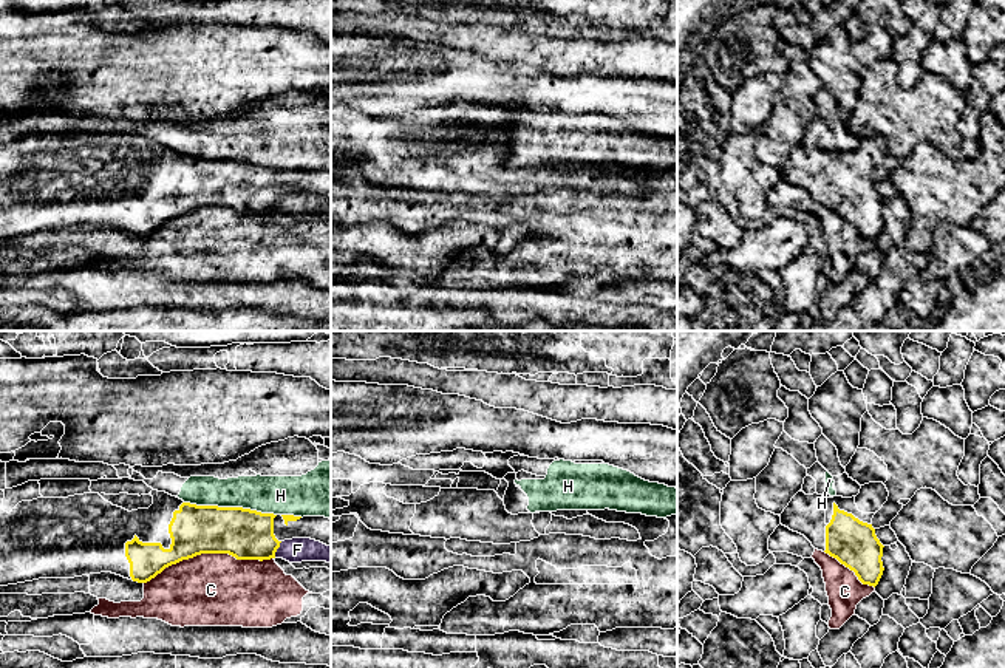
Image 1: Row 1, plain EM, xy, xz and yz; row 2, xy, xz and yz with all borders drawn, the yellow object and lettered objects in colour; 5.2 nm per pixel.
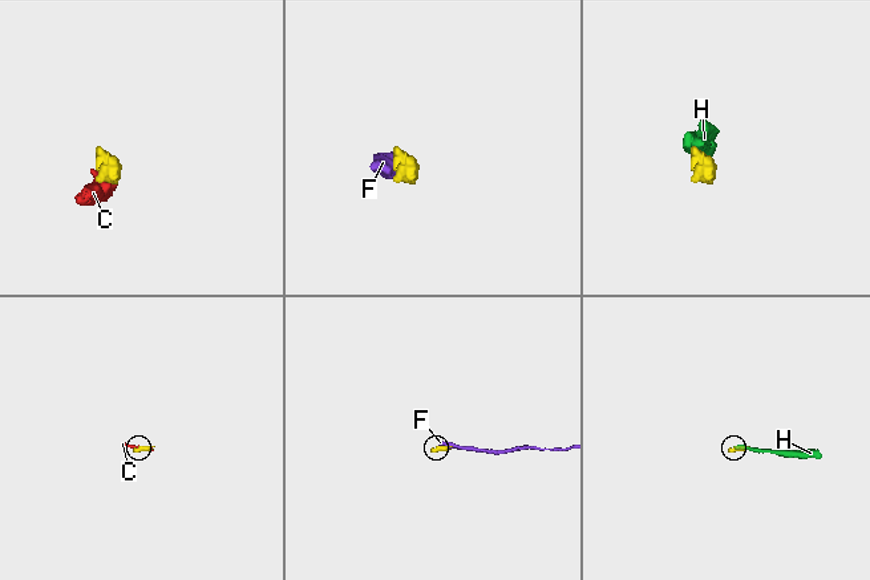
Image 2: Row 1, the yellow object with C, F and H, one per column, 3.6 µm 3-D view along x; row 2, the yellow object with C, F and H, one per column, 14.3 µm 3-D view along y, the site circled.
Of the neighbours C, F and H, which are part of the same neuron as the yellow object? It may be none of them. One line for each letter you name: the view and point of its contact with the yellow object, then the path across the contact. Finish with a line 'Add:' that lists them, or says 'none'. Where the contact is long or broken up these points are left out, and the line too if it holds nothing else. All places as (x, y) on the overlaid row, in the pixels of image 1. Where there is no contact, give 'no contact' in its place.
Add: none

